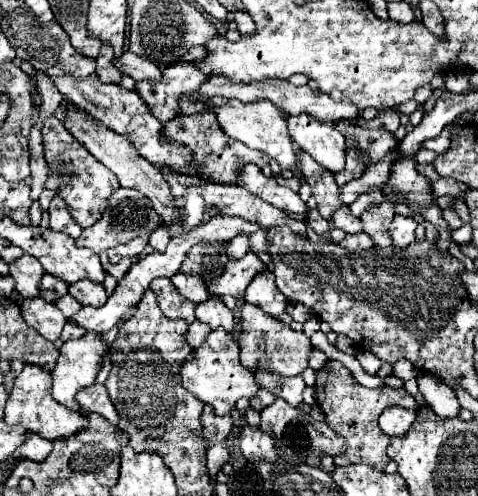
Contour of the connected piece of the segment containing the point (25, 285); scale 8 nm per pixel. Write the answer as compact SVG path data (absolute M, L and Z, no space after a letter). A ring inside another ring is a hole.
M28 254L18 258L10 264L10 276L14 278L16 292L24 298L40 296L40 278L44 276L44 268L40 268L40 262Z

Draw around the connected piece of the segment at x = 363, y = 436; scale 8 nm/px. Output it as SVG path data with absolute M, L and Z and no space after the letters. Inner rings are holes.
M328 360L326 368L318 372L316 378L316 402L326 414L326 424L336 430L340 436L346 438L348 450L342 456L334 458L336 466L348 466L348 464L368 464L370 468L384 470L390 462L386 448L389 437L384 435L378 425L380 412L388 406L402 406L408 410L418 410L416 400L404 390L404 388L364 388L354 378L352 372L336 360Z

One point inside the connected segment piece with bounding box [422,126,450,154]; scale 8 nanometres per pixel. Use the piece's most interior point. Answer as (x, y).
(440, 144)

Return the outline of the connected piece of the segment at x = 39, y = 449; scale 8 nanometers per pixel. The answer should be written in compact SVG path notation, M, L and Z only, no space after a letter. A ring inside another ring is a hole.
M26 434L26 440L24 440L24 444L22 444L22 448L18 450L20 452L20 456L24 456L24 458L30 458L30 460L36 460L36 462L40 462L40 460L44 460L50 452L52 452L52 442L50 440L44 440L42 436L38 436L38 434Z

